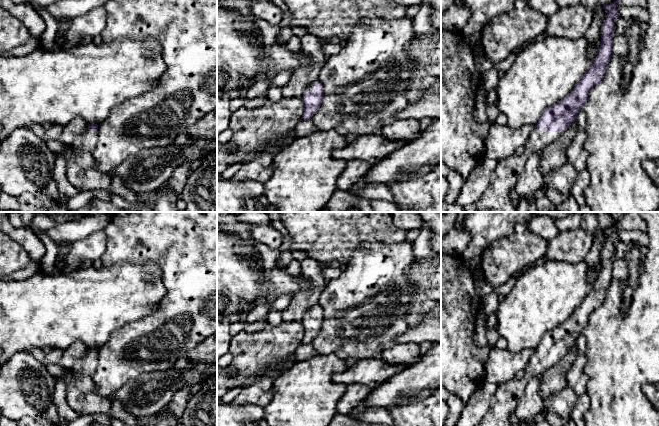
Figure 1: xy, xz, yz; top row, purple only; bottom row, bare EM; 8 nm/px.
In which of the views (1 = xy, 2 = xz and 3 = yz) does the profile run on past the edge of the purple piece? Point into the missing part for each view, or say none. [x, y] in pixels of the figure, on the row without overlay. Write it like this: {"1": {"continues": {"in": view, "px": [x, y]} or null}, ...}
{"1": {"continues": {"in": "xy", "px": [87, 365]}}, "2": {"continues": {"in": "xz", "px": [311, 311]}}, "3": {"continues": {"in": "yz", "px": [504, 402]}}}

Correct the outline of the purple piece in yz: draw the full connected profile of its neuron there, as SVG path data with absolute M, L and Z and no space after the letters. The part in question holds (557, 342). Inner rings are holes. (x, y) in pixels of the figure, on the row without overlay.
M624 212L607 213L614 218L615 225L603 230L607 241L602 248L601 268L593 288L567 320L543 335L540 344L534 350L535 354L524 370L524 376L498 386L491 400L492 407L479 426L512 426L510 415L515 412L528 382L559 363L583 334L590 314L603 304L613 279L615 244L620 241L617 230L621 227L624 215Z

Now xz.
M316 304L308 310L302 321L304 326L304 336L302 343L311 343L314 337L320 332L323 323L323 310L319 305Z

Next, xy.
M88 348L88 353L84 356L76 367L74 367L74 371L77 376L87 375L92 376L97 368L97 348Z

